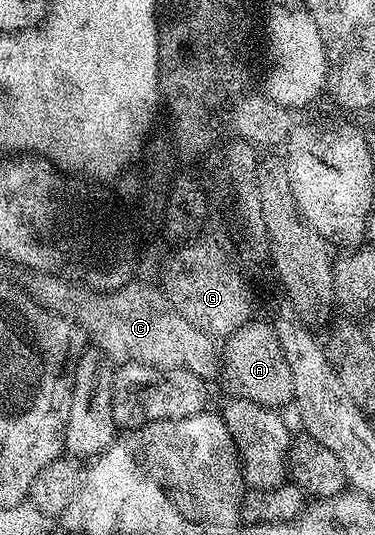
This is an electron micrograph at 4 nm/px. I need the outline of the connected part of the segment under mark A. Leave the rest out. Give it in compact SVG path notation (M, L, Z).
M251 318L234 334L224 339L220 353L219 378L234 399L258 403L265 408L276 410L289 406L293 401L294 386L290 363L279 346L278 336L272 323Z

